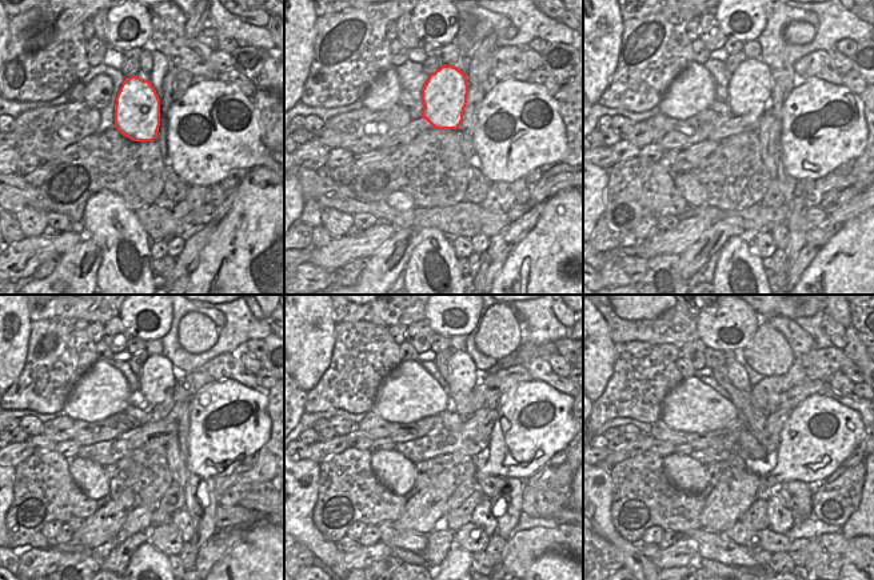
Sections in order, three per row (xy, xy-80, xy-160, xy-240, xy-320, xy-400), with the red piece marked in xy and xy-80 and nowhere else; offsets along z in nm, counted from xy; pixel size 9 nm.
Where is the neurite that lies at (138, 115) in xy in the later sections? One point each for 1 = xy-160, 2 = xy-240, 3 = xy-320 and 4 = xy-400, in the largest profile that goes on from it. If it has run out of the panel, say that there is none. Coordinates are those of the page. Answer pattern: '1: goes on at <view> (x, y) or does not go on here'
1: goes on at xy-160 (750, 87)
2: goes on at xy-240 (156, 382)
3: goes on at xy-320 (462, 378)
4: goes on at xy-400 (762, 355)

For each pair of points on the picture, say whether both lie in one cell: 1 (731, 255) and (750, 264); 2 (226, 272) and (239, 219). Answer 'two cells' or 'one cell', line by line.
1: one cell
2: one cell

